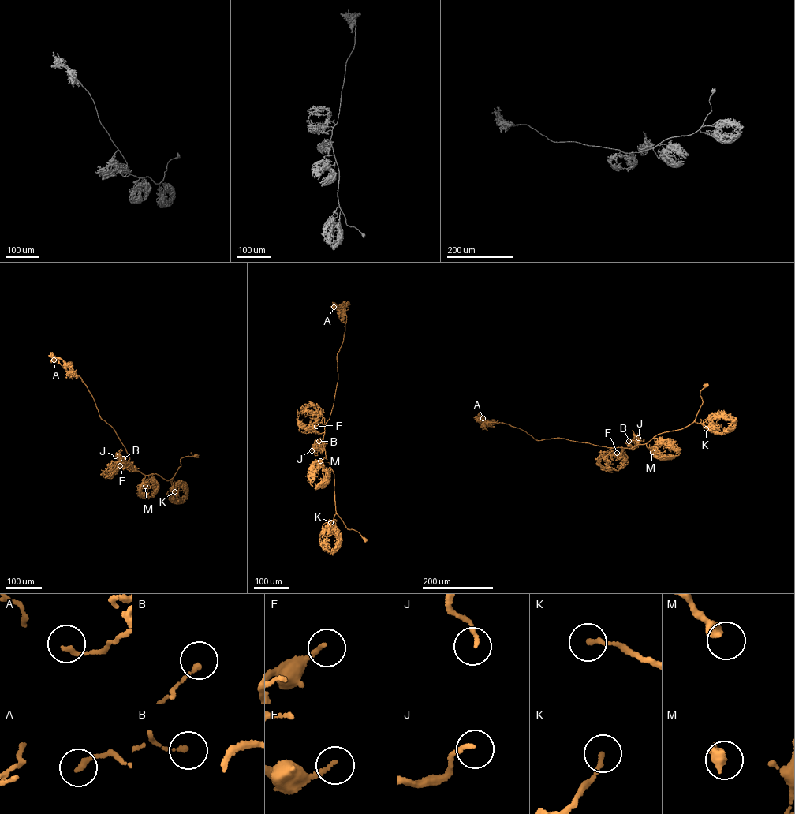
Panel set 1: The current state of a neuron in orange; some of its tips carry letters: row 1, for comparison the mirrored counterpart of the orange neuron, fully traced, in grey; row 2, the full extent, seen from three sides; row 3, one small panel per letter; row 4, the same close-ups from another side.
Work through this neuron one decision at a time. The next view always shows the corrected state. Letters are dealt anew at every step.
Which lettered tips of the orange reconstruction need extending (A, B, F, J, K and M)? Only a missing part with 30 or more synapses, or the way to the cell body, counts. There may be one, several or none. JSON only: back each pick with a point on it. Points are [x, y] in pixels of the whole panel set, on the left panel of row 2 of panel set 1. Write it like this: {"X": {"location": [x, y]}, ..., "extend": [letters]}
{"J": {"location": [115, 456]}, "extend": ["J"]}

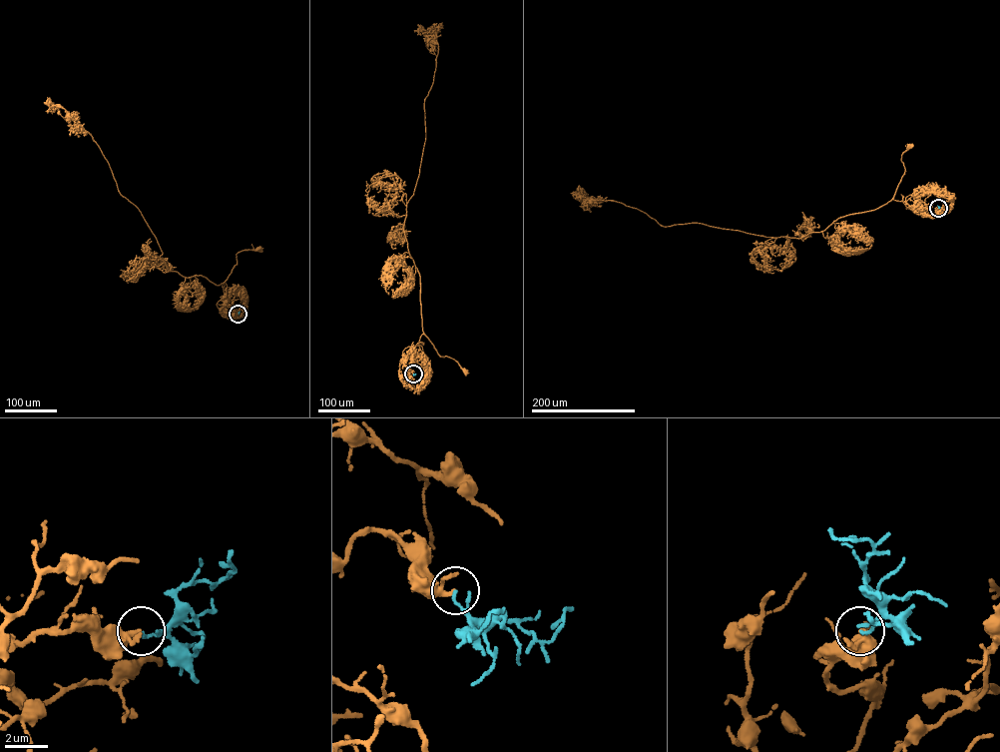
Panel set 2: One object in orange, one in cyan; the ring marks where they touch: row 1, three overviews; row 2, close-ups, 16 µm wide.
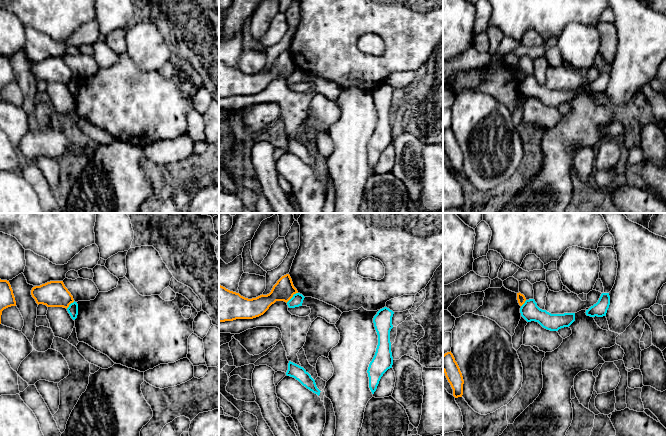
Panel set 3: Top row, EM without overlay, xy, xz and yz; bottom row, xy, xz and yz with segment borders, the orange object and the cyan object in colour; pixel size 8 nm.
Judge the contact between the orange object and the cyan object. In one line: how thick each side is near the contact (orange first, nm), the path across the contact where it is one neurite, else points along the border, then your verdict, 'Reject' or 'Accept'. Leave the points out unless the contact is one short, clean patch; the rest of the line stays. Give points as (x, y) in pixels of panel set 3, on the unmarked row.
Thickness 170 nm (orange) against 90 nm. Boundary: xz (297, 68), (286, 78). Reject

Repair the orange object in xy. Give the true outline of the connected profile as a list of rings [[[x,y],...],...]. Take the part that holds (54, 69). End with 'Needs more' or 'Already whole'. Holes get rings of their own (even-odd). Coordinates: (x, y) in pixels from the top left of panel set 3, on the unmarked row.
[[[50,57],[31,66],[36,79],[47,83],[68,84],[74,78],[73,72],[65,63],[63,57]]]. Already whole

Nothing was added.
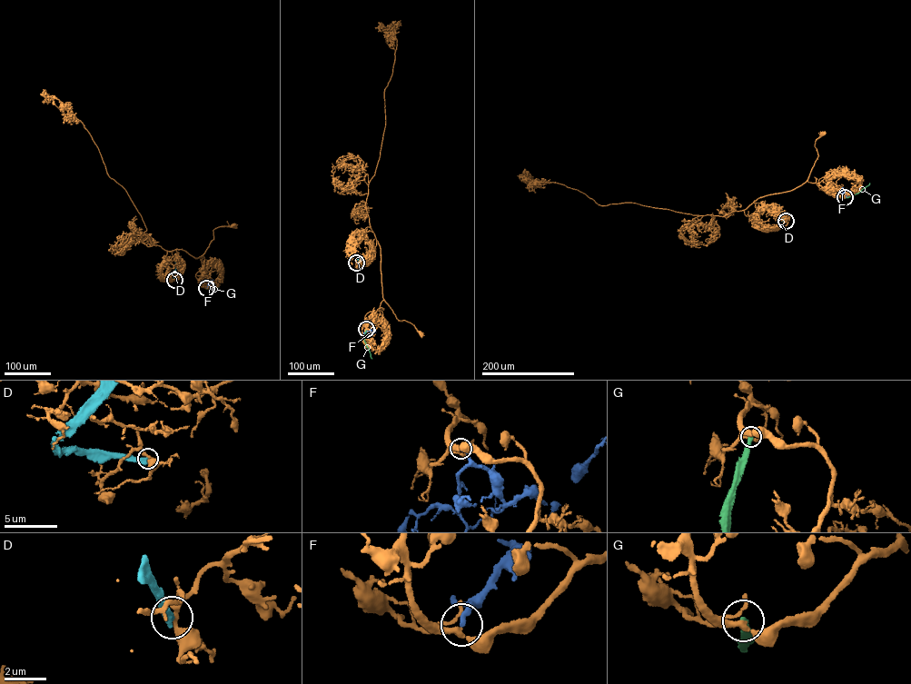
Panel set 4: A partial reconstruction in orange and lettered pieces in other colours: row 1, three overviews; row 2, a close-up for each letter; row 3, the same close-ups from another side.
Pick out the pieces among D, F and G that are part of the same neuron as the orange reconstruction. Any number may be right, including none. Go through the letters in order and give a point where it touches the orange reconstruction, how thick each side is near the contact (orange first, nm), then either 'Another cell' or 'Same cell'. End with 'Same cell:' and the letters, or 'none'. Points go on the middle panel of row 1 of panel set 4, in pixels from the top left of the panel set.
D: Touches orange at (356, 262). Thickness 280 nm (orange) against 360 nm. Another cell
F: Touches orange at (366, 329). Thickness 240 nm (orange) against 280 nm. Same cell
G: Touches orange at (366, 329). Thickness 240 nm (orange) against 300 nm. Another cell
Same cell: F

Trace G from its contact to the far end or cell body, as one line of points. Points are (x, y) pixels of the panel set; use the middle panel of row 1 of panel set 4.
G: (366, 329), (364, 342), (371, 359)

